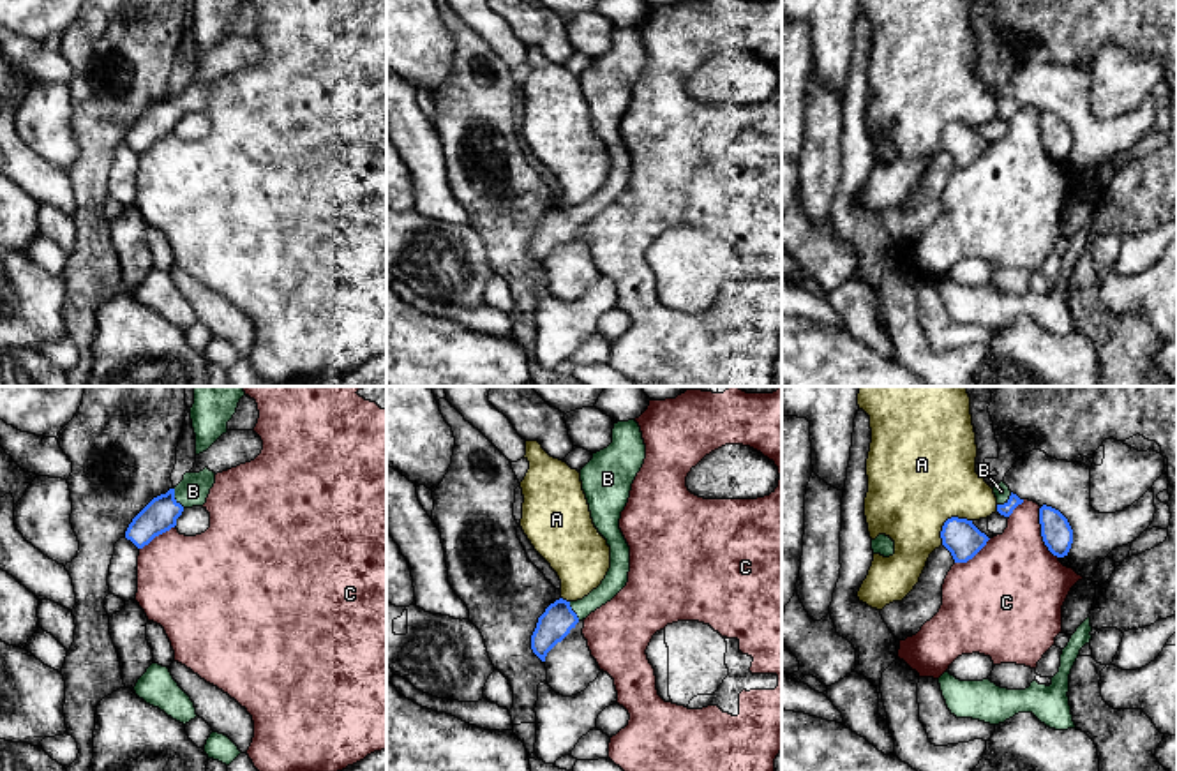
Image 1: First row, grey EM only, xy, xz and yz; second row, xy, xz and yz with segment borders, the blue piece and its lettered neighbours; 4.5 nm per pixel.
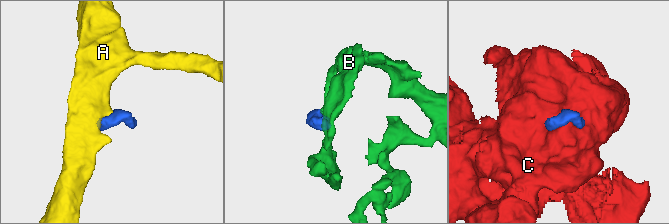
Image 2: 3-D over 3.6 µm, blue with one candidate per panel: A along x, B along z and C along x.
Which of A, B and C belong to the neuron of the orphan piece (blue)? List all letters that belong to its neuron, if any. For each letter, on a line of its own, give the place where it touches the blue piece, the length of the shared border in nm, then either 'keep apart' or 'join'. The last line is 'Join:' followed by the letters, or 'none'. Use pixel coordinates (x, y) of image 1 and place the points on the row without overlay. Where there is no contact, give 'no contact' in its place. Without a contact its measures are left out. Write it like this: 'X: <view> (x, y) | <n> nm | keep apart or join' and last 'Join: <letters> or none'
A: yz (946, 126) | 180 nm | keep apart
B: xy (173, 103) | 110 nm | join
C: yz (1042, 138) | 260 nm | keep apart
Join: B

